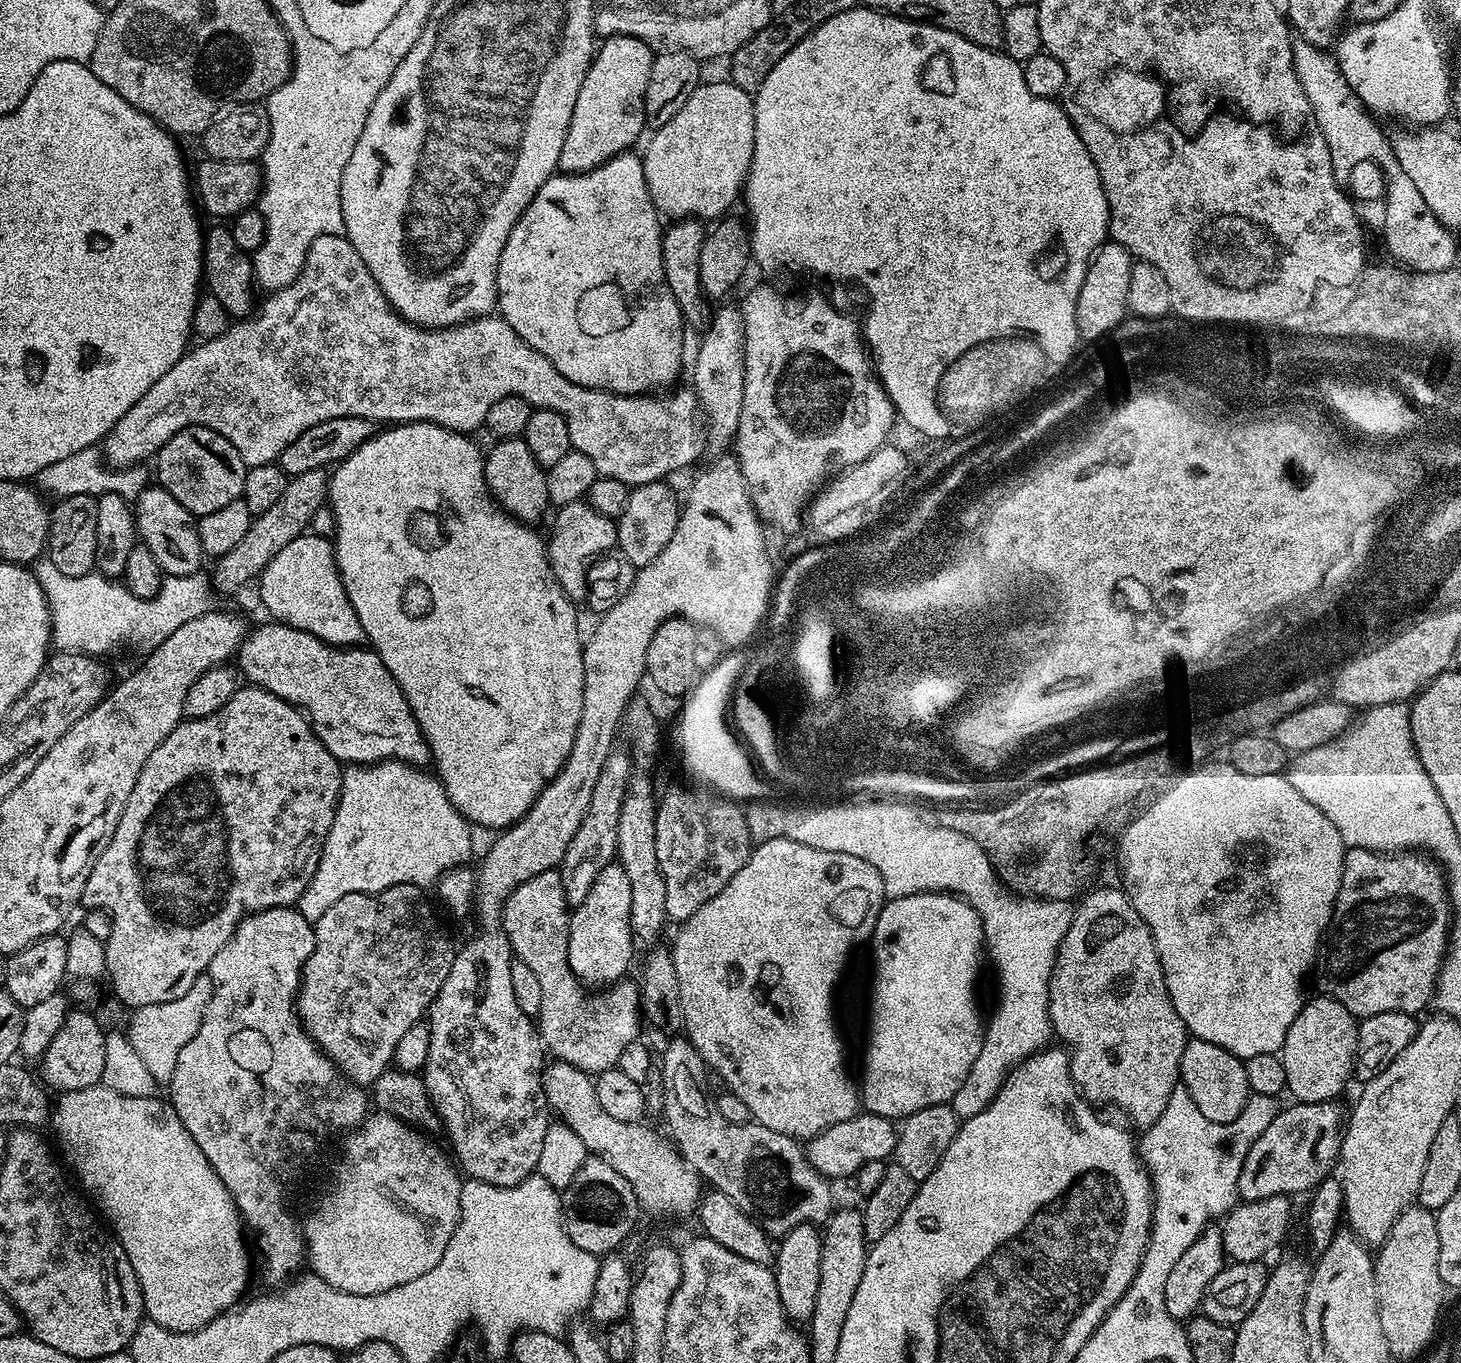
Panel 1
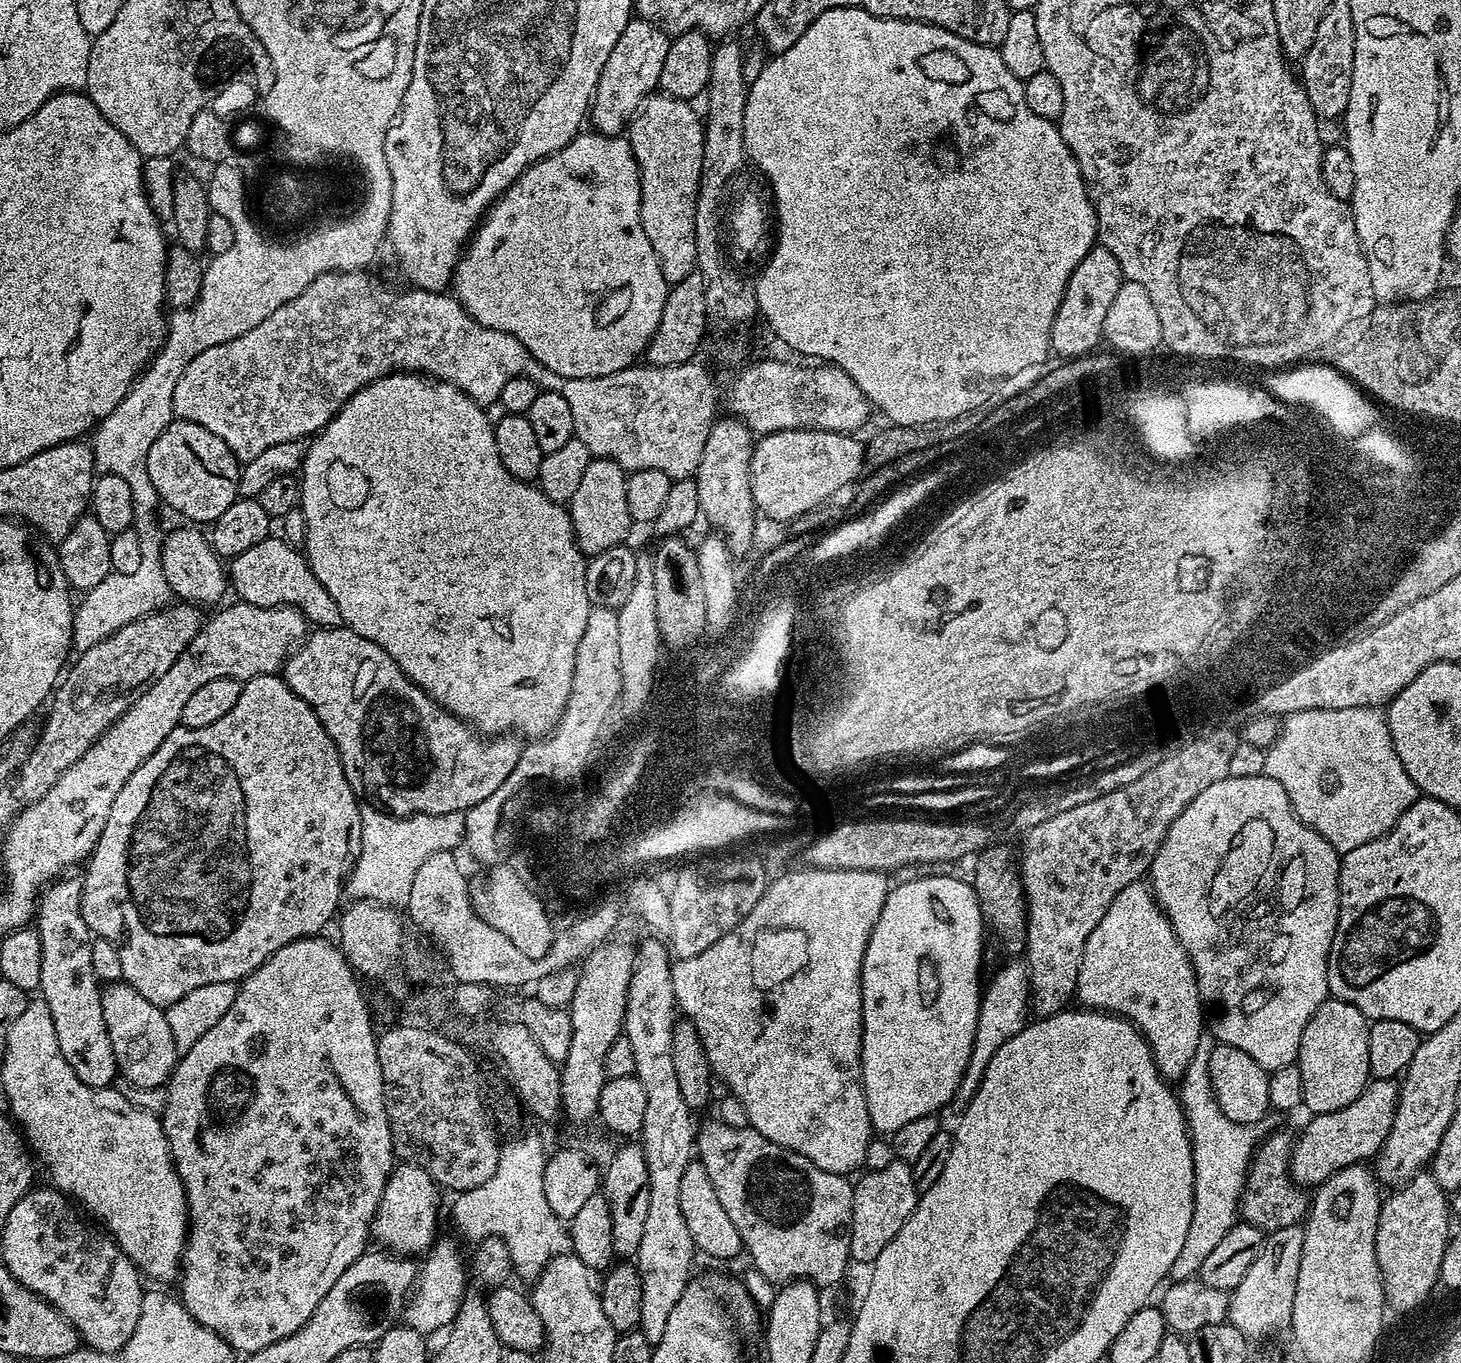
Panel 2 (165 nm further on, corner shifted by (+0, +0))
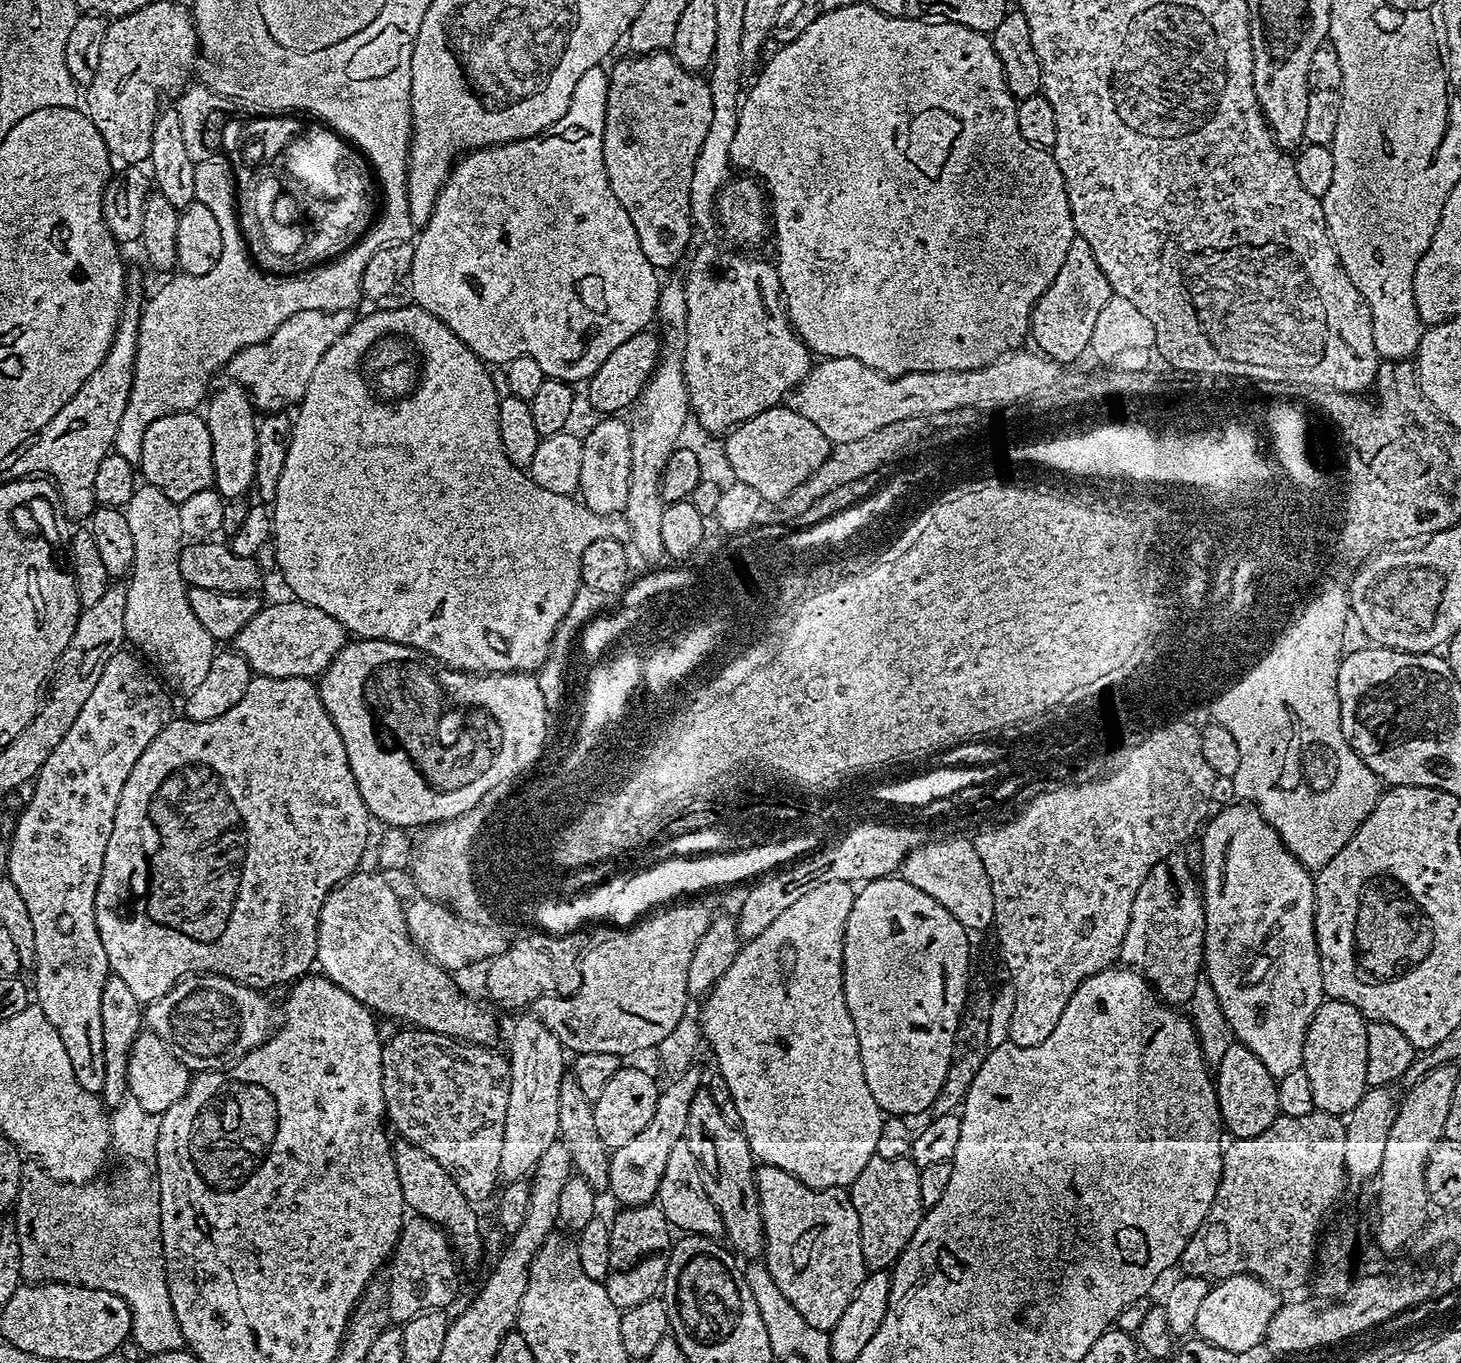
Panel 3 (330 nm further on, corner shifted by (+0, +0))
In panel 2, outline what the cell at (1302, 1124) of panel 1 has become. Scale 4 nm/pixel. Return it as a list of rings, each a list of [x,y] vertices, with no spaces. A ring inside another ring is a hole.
[[[1371,1079],[1362,1094],[1342,1110],[1313,1115],[1293,1143],[1290,1161],[1293,1180],[1301,1187],[1316,1188],[1338,1170],[1375,1157],[1389,1136],[1398,1096],[1399,1083],[1395,1079]]]

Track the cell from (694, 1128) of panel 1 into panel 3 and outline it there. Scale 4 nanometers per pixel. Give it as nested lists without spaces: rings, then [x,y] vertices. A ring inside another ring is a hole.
[[[770,1164],[757,1167],[756,1189],[764,1227],[762,1260],[770,1278],[774,1278],[774,1286],[782,1290],[786,1302],[790,1302],[790,1306],[794,1306],[794,1310],[798,1310],[798,1314],[802,1314],[802,1318],[814,1326],[814,1330],[831,1333],[866,1275],[858,1210],[854,1210],[851,1195],[843,1188],[811,1188],[798,1182],[794,1174],[786,1174],[786,1170],[778,1170],[778,1166]]]

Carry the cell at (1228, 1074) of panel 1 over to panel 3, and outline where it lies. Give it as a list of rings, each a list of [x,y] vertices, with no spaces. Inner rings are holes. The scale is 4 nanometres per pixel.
[[[1233,1042],[1226,1050],[1226,1054],[1222,1054],[1220,1063],[1214,1068],[1214,1083],[1216,1086],[1216,1096],[1219,1098],[1220,1117],[1225,1129],[1228,1128],[1233,1133],[1235,1139],[1254,1138],[1258,1134],[1262,1134],[1272,1123],[1276,1117],[1281,1115],[1280,1111],[1280,1090],[1278,1087],[1277,1077],[1270,1074],[1270,1070],[1262,1064],[1262,1058],[1258,1058],[1258,1054],[1254,1054],[1245,1044]]]

